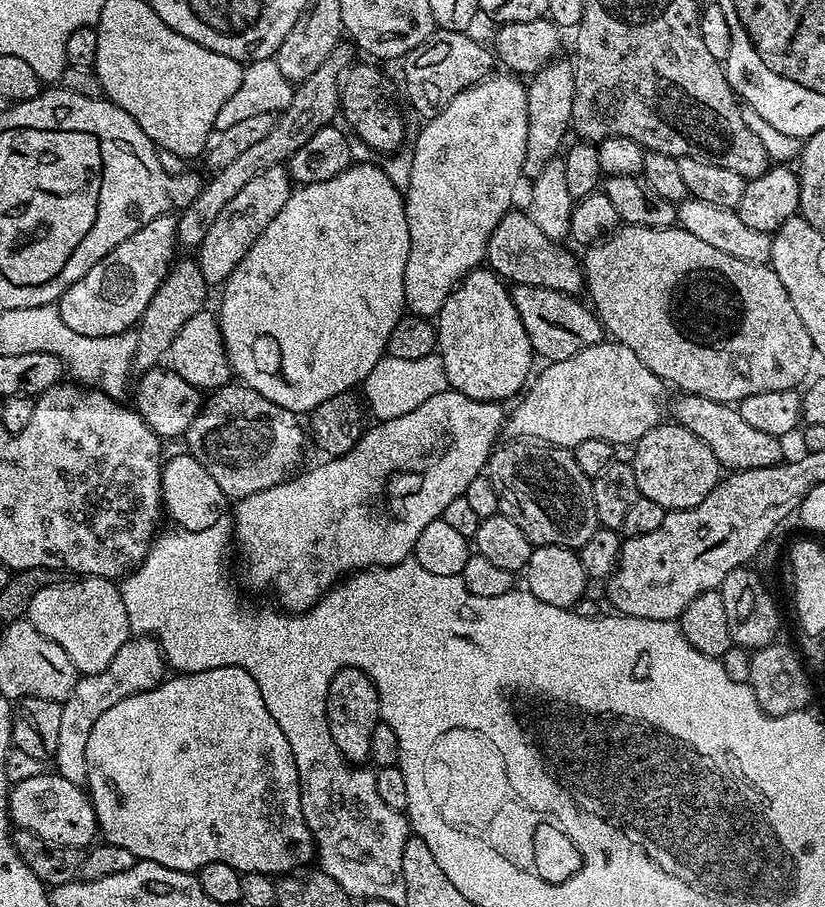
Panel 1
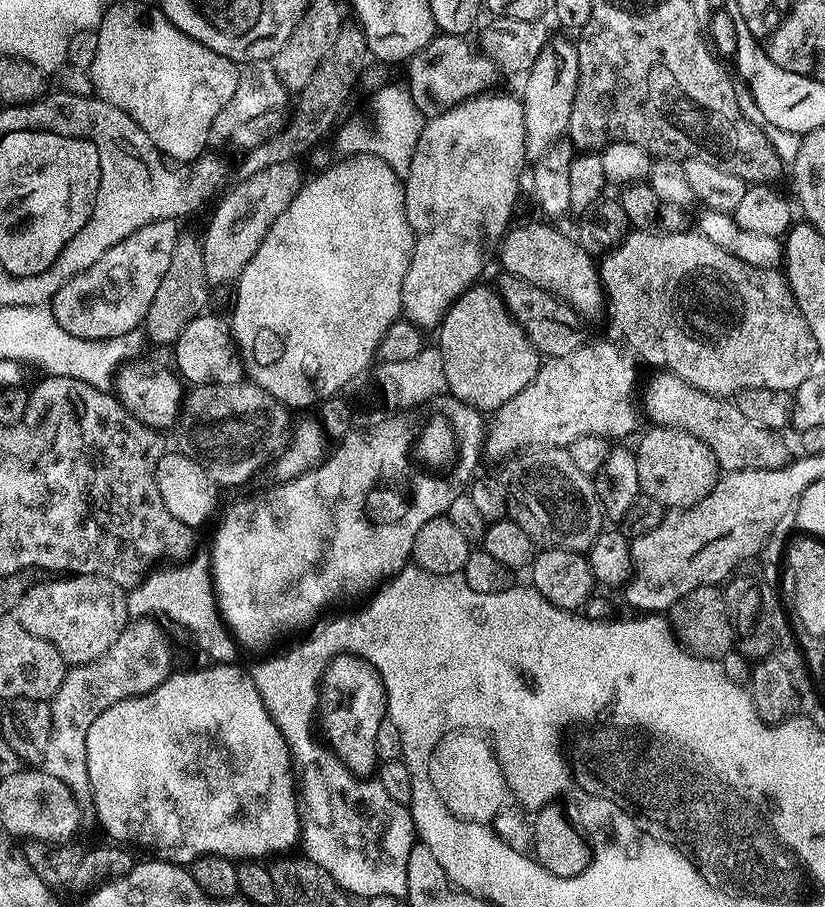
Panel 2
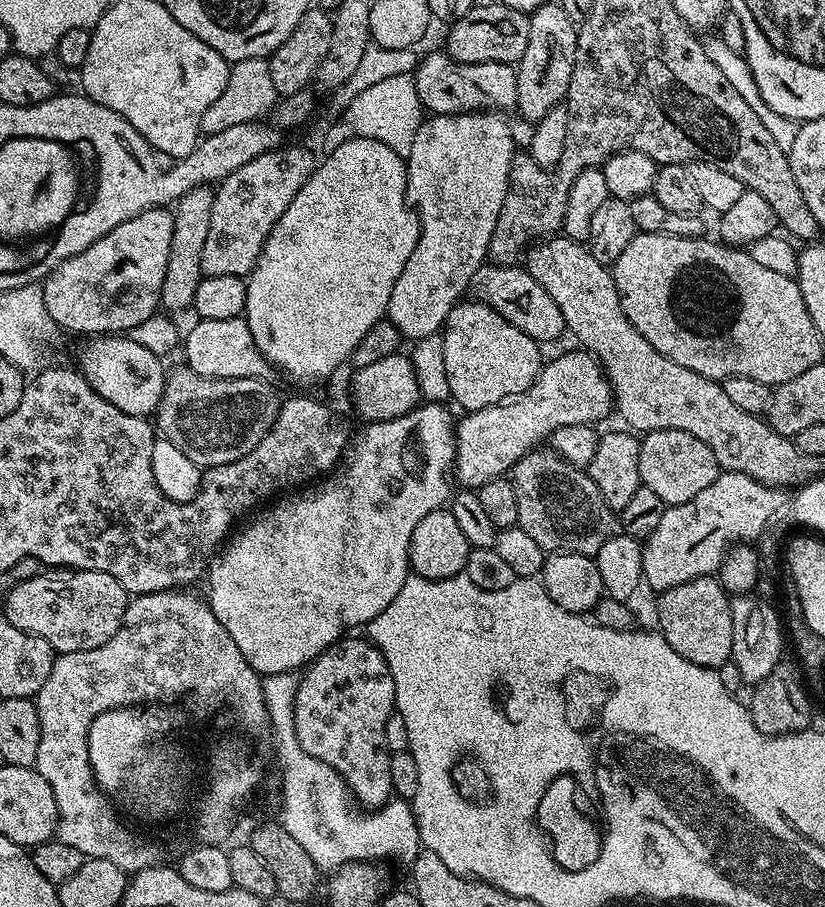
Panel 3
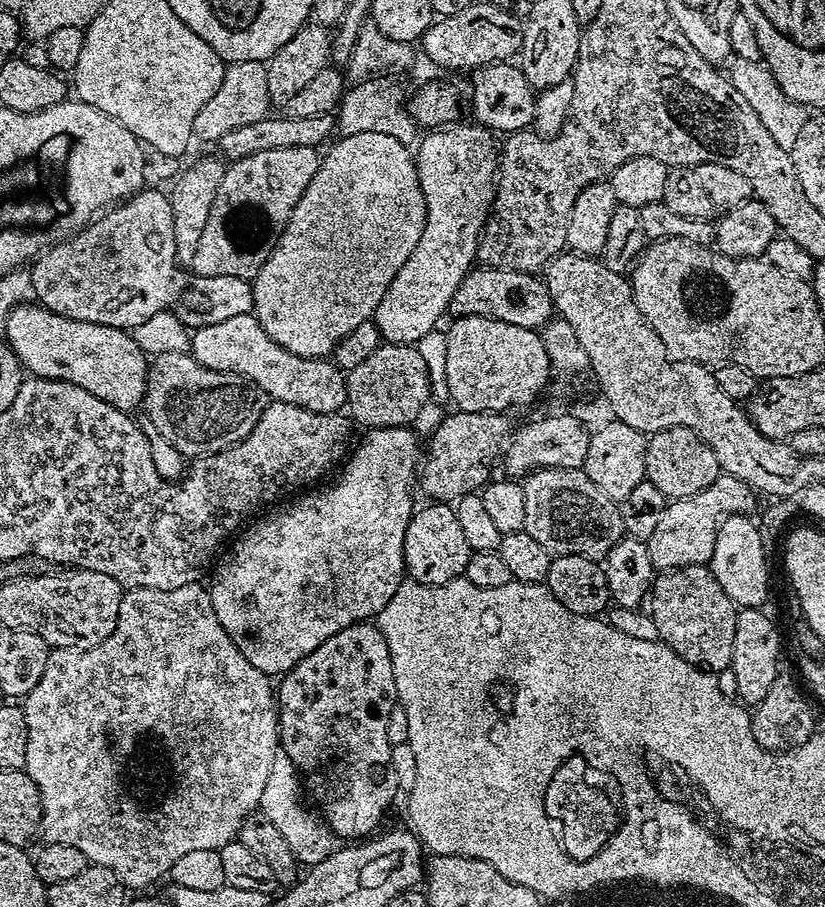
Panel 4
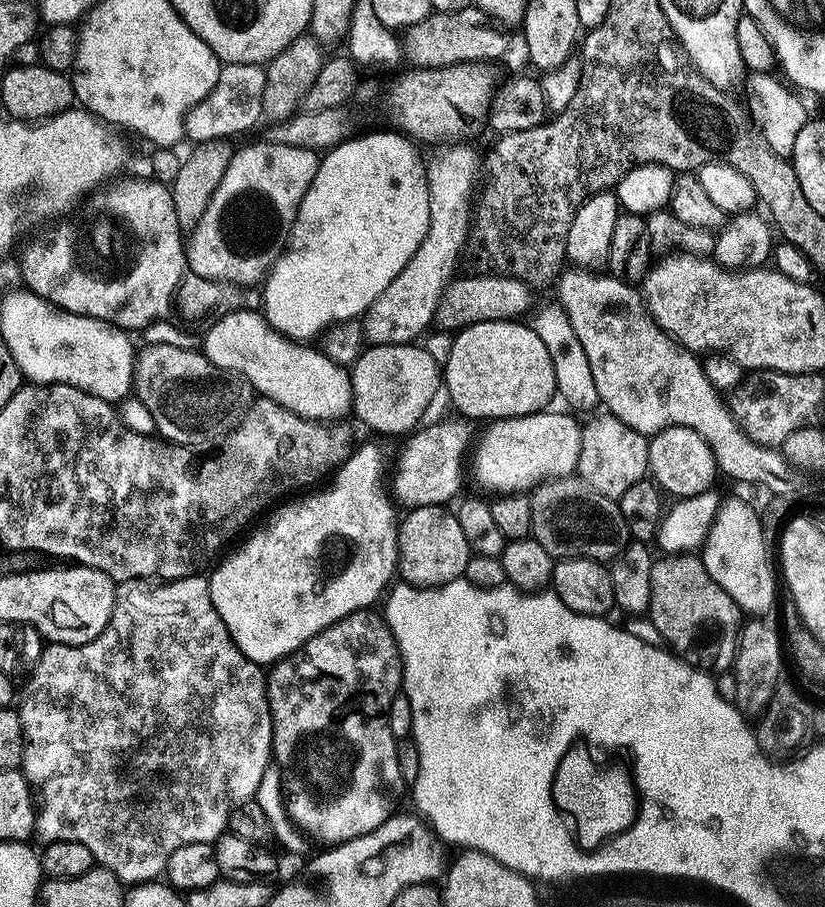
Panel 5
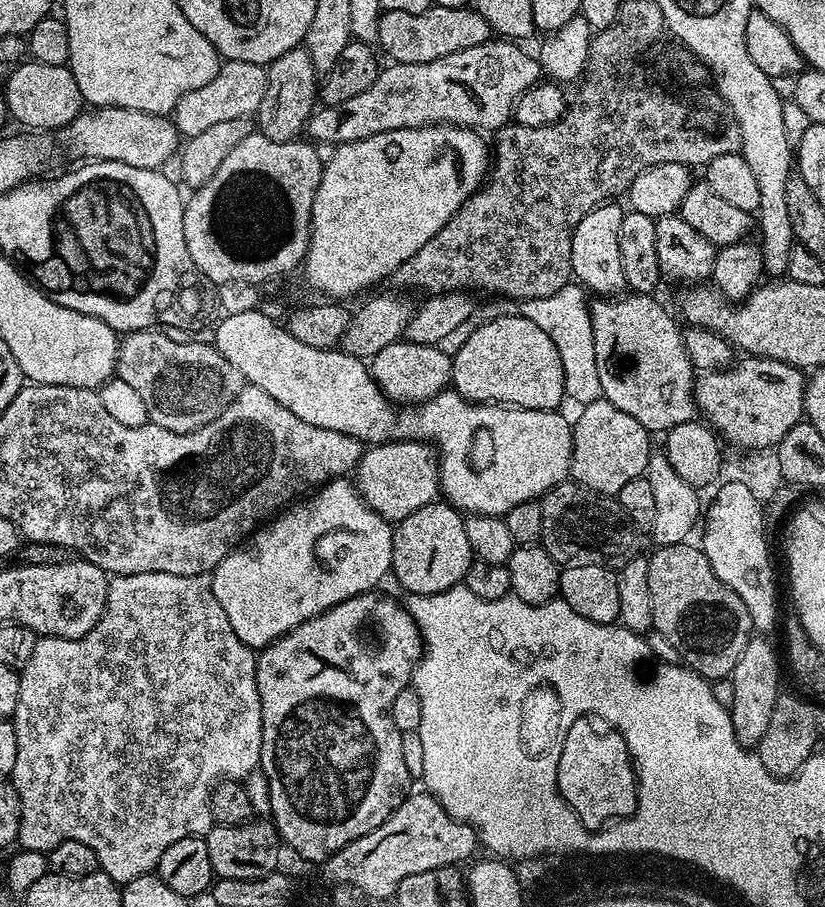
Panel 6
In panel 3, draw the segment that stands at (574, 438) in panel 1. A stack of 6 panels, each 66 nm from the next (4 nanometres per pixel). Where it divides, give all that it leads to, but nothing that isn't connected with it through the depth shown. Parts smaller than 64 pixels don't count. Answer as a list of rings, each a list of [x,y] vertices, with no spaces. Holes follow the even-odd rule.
[[[587,350],[564,352],[552,361],[545,363],[536,381],[520,396],[502,404],[492,404],[477,412],[468,412],[464,417],[459,417],[456,424],[456,461],[454,463],[454,476],[459,487],[464,490],[478,490],[486,482],[499,480],[505,474],[511,473],[512,467],[522,457],[537,446],[549,439],[552,433],[564,426],[578,426],[579,424],[599,425],[599,420],[604,420],[614,408],[612,385],[609,384],[600,361]]]

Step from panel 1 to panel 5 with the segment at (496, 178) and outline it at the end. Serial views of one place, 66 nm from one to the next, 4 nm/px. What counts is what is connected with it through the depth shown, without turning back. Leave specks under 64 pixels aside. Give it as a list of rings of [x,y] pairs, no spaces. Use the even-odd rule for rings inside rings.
[[[456,148],[453,152],[442,153],[433,164],[431,161],[426,171],[432,199],[428,233],[422,246],[418,246],[398,278],[394,278],[394,282],[390,282],[390,286],[386,286],[386,290],[382,290],[378,298],[374,298],[374,302],[364,313],[362,331],[369,345],[411,344],[419,341],[429,331],[436,319],[440,295],[453,275],[451,272],[456,264],[456,255],[463,244],[465,247],[470,232],[470,205],[474,200],[472,183],[475,180],[477,183],[478,180],[478,156],[476,160],[470,149]]]

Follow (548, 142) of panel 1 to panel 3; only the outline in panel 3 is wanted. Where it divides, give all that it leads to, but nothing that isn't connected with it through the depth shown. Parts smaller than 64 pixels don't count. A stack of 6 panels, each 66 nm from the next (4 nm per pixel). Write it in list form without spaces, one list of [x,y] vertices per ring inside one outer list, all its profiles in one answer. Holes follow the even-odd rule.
[[[546,2],[537,8],[530,16],[530,42],[526,46],[526,54],[522,54],[516,68],[518,78],[519,102],[518,112],[521,112],[531,122],[543,120],[544,115],[552,109],[565,103],[570,74],[574,74],[576,61],[577,25],[562,10],[559,2]]]

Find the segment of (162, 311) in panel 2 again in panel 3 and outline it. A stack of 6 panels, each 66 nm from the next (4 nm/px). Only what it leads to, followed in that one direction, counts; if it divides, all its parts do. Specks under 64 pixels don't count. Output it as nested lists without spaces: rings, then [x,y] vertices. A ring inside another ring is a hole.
[[[211,187],[190,190],[174,205],[174,238],[170,238],[170,262],[166,266],[166,278],[162,282],[159,307],[165,313],[189,311],[204,276],[202,249],[206,247],[206,234],[210,234],[210,214],[214,214],[215,191]]]

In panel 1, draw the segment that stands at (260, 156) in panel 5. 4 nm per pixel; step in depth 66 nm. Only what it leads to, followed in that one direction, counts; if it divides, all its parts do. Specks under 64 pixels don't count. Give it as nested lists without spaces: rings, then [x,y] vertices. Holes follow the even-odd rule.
[[[277,166],[270,170],[262,170],[258,178],[250,178],[250,182],[246,182],[246,186],[242,186],[242,190],[238,190],[238,194],[230,198],[230,202],[226,202],[226,208],[222,210],[222,214],[218,214],[218,222],[210,226],[210,234],[206,234],[198,249],[202,278],[206,278],[209,286],[223,285],[228,275],[238,266],[238,262],[246,258],[250,246],[254,246],[262,230],[266,230],[266,226],[274,222],[278,210],[286,206],[293,191],[294,181],[288,175],[287,167]]]

